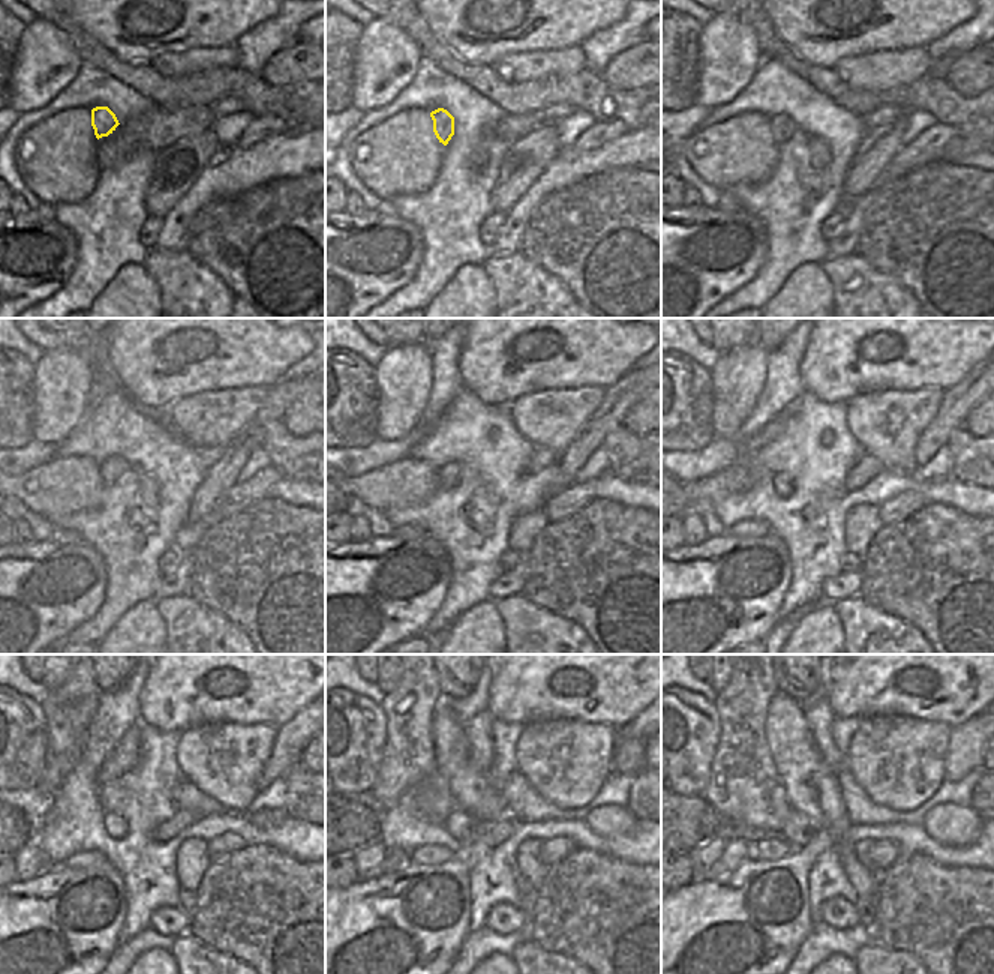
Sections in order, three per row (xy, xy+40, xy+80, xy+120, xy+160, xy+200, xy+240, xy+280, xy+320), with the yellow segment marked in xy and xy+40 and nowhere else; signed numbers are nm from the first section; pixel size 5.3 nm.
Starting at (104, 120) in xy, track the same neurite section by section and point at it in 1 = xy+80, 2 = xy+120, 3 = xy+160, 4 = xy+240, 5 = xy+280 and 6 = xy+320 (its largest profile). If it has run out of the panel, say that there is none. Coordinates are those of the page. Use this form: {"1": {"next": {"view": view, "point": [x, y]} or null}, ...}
{"1": {"next": {"view": "xy+80", "point": [781, 126]}}, "2": {"next": {"view": "xy+120", "point": [111, 467]}}, "3": {"next": {"view": "xy+160", "point": [449, 473]}}, "4": {"next": {"view": "xy+240", "point": [116, 826]}}, "5": {"next": {"view": "xy+280", "point": [461, 826]}}, "6": {"next": {"view": "xy+320", "point": [798, 829]}}}

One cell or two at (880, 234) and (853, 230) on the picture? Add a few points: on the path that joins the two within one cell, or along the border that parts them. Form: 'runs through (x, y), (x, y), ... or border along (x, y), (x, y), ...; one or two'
border along (874, 198), (865, 210), (855, 252); two

